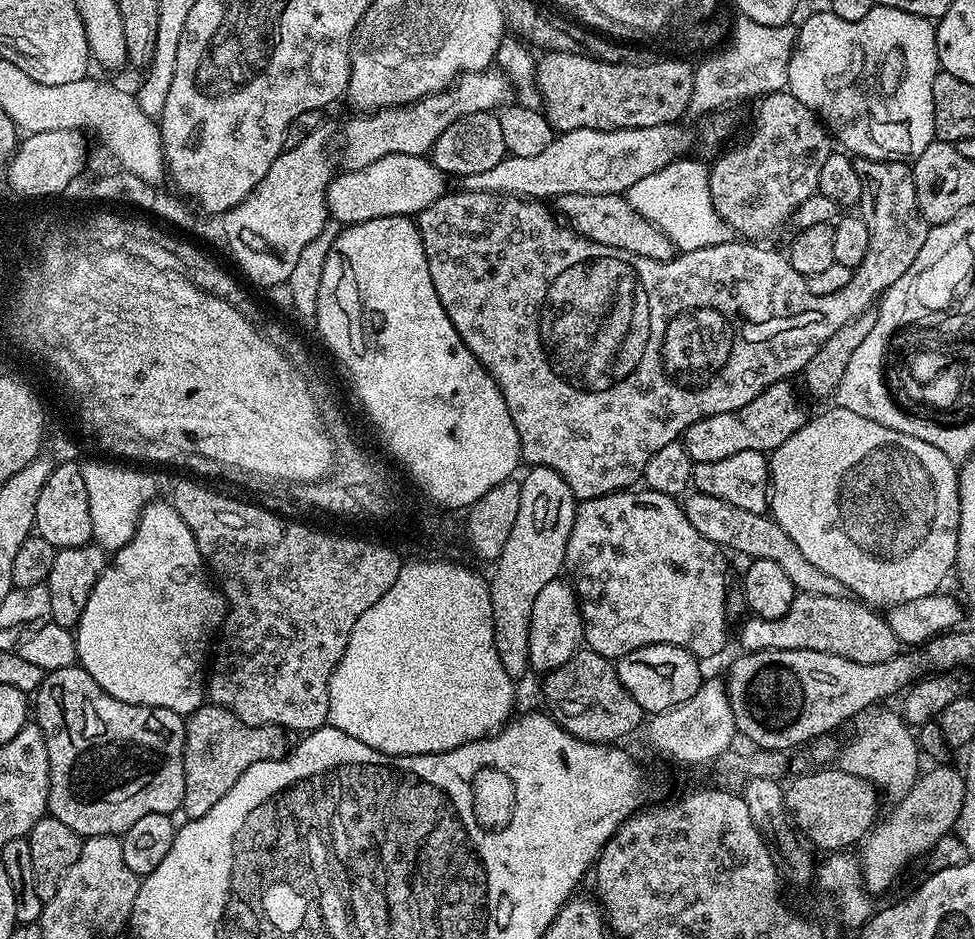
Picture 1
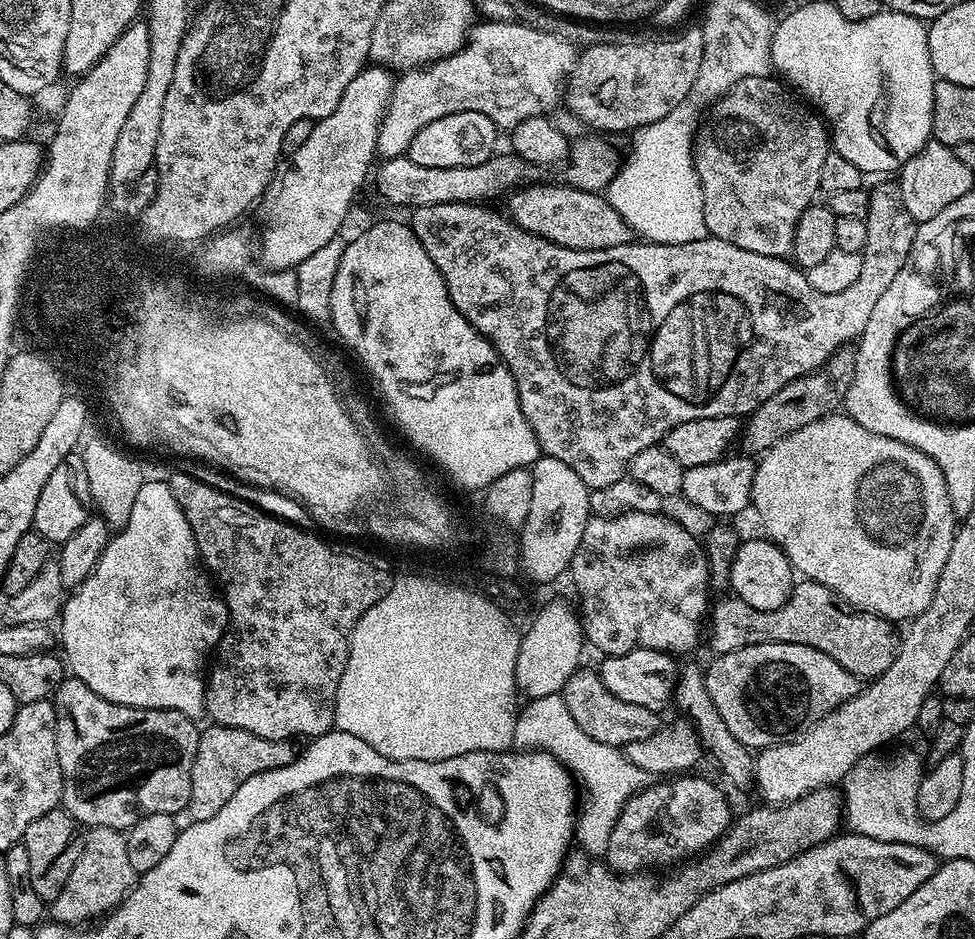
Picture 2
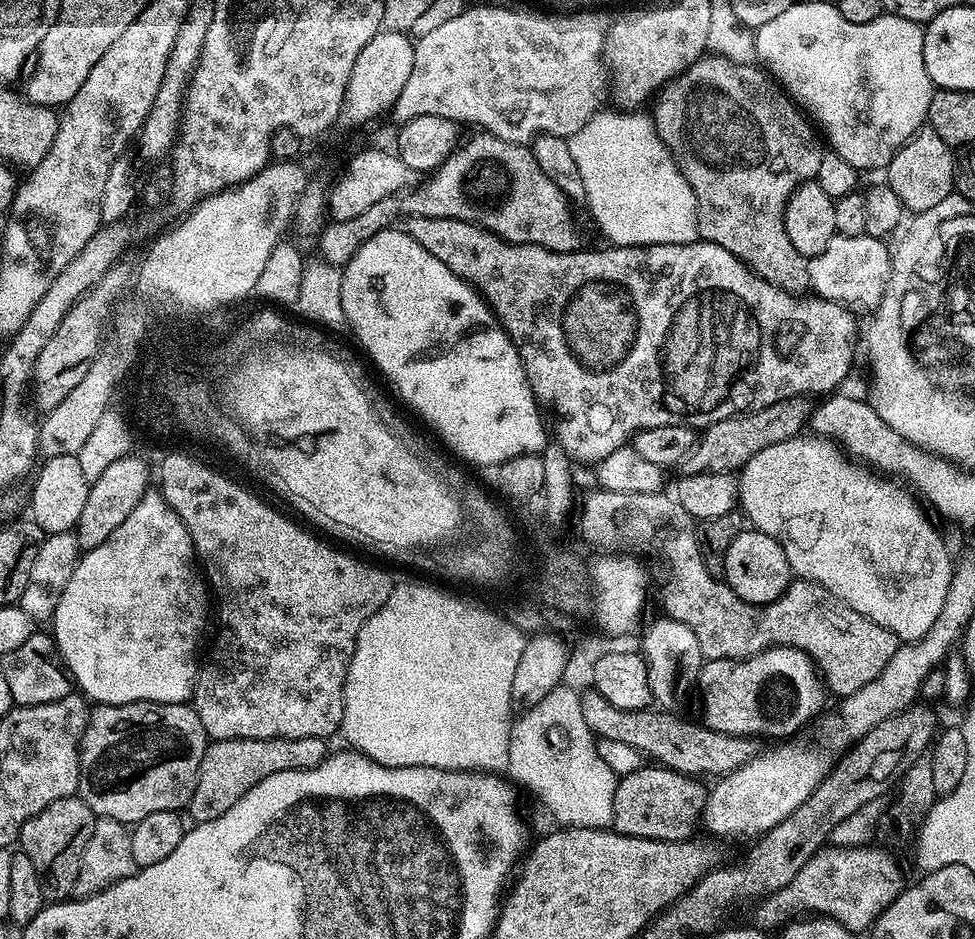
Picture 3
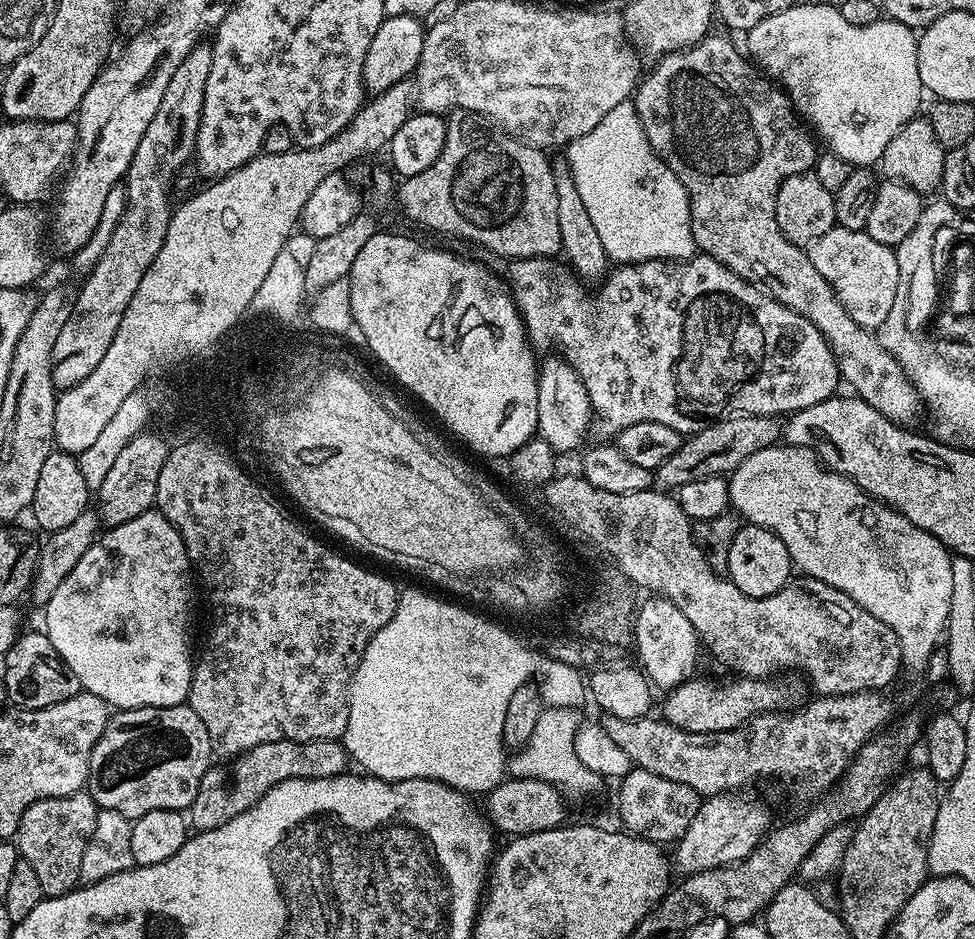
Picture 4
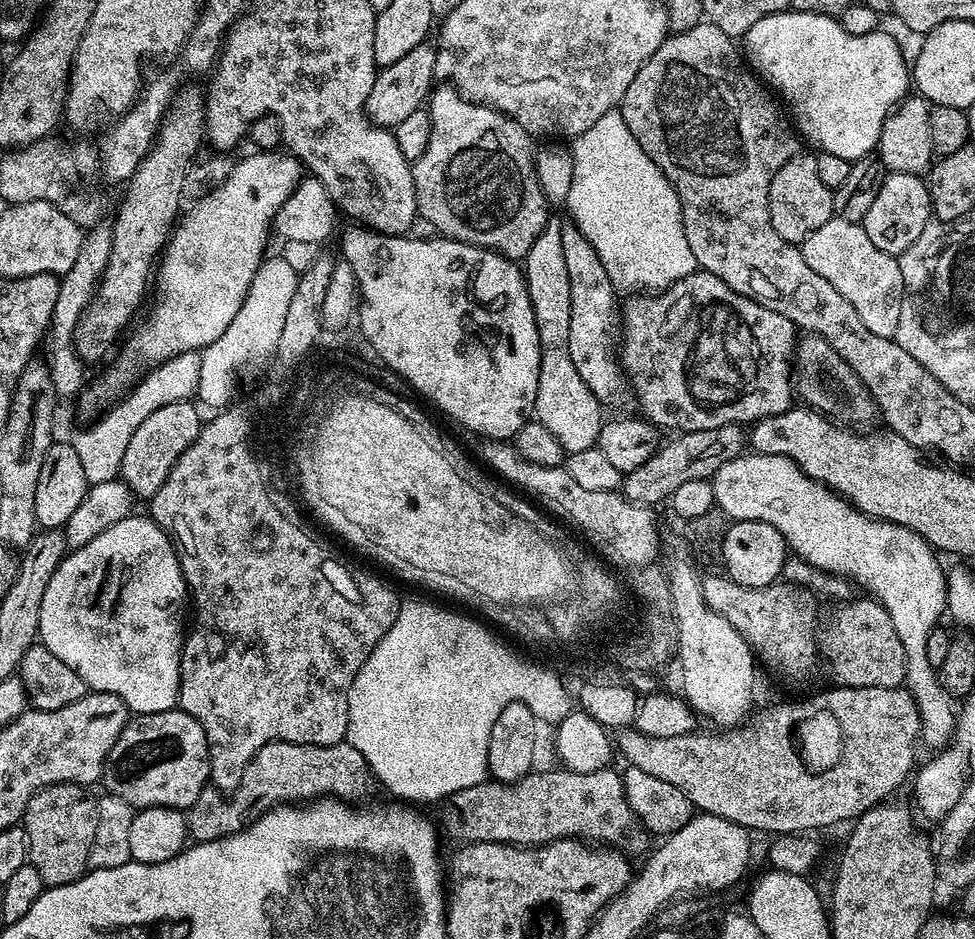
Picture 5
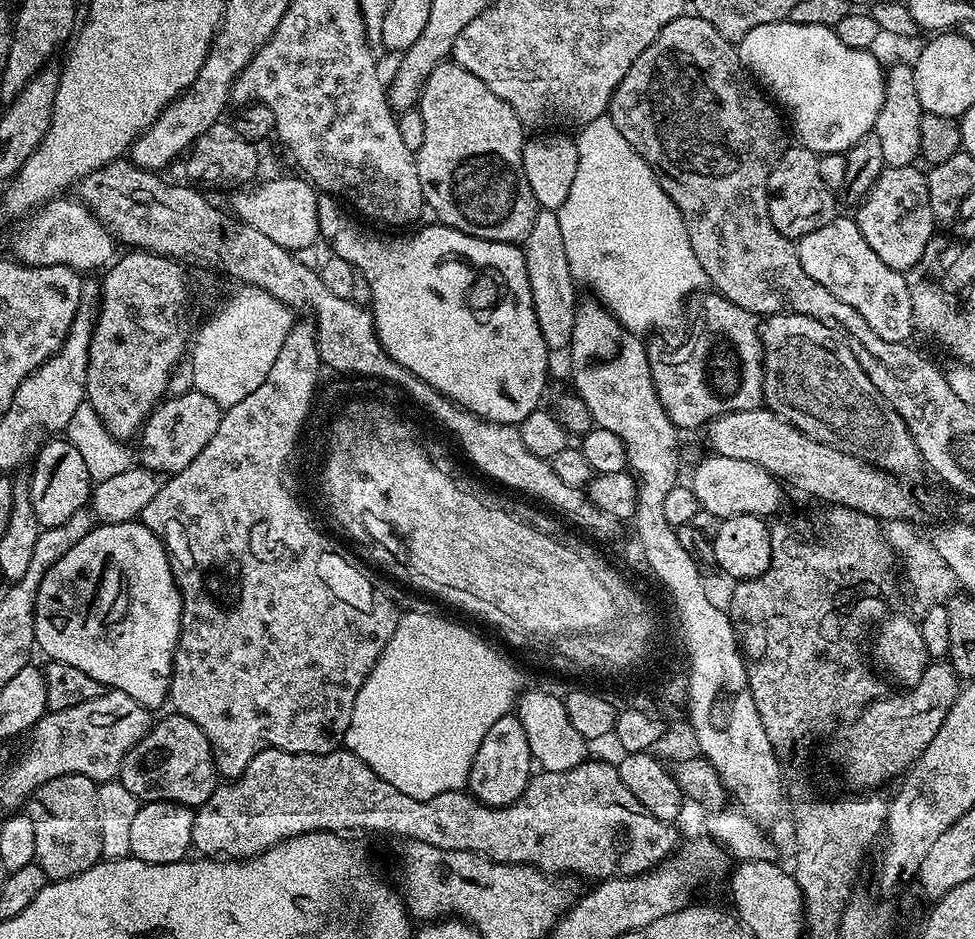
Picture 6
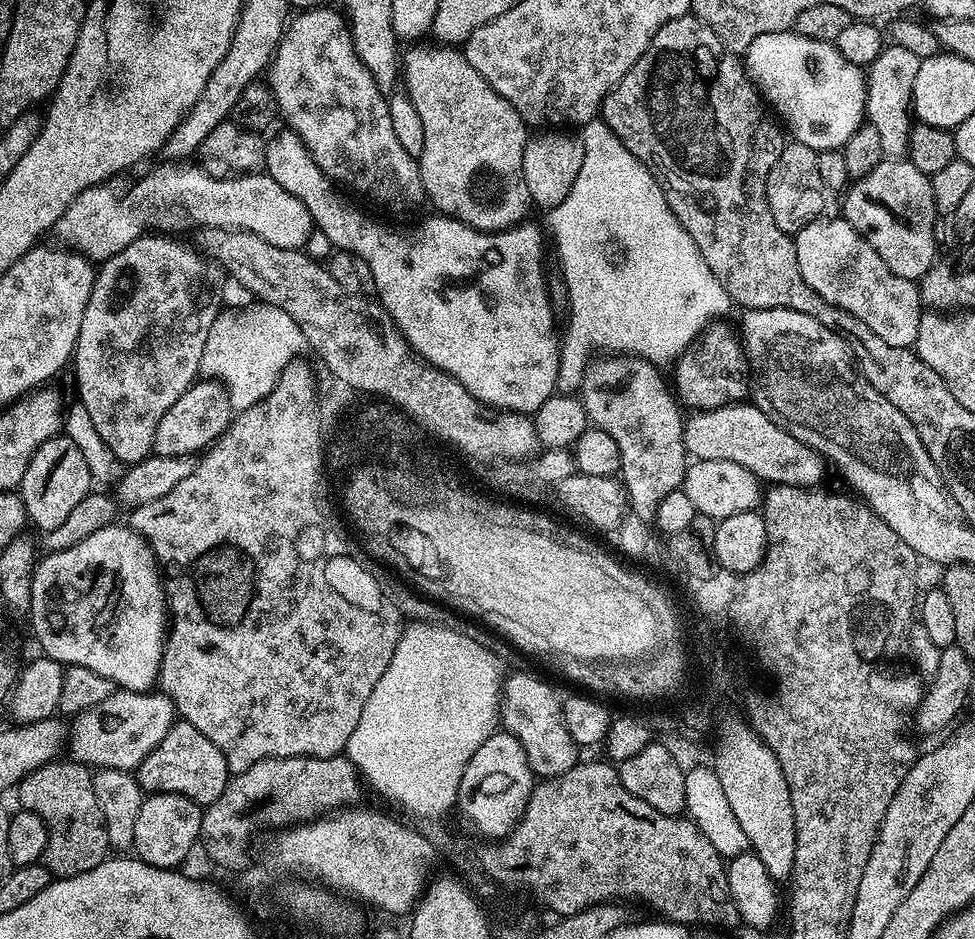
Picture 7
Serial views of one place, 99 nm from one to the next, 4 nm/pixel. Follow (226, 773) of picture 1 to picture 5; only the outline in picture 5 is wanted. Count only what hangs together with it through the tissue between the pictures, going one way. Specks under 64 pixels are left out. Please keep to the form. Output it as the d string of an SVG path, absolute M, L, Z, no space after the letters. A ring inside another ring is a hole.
M270 742L250 758L246 766L246 774L242 774L242 782L231 794L219 792L211 786L198 794L188 809L188 835L193 841L221 840L223 836L232 836L235 832L243 832L248 825L264 815L269 808L275 808L283 802L311 802L317 798L332 797L345 802L360 802L363 796L368 796L378 788L378 781L368 768L366 758L354 750L354 746L347 742L331 744L330 746L310 746L309 744L295 744L294 742Z

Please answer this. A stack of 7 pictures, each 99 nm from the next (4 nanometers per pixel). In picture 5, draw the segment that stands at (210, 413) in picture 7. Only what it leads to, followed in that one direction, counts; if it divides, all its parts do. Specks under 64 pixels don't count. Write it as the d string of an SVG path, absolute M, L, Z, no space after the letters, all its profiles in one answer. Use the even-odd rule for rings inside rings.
M179 400L170 406L162 406L162 410L154 410L138 430L134 430L134 438L130 438L130 446L126 448L126 455L122 458L119 479L123 480L131 490L133 497L151 501L158 490L162 490L162 482L170 474L174 462L182 452L185 452L194 440L198 438L202 427L200 420L201 409L195 403Z

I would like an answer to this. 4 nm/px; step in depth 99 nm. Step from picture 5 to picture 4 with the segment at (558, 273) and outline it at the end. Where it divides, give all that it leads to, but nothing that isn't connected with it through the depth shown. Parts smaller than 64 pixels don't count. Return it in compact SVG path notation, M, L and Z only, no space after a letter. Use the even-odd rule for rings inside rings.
M548 354L541 359L537 369L538 388L538 428L541 439L550 443L557 455L577 450L585 443L584 436L591 429L594 417L589 394L585 384L578 378L577 372L570 366L568 360L558 354Z

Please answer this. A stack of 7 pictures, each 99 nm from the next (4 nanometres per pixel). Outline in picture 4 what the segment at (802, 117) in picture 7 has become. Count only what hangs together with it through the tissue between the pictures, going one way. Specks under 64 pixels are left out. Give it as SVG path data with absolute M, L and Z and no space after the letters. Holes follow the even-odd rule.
M796 2L747 29L746 36L746 52L751 63L763 75L778 82L787 92L792 107L811 125L815 135L828 143L825 144L827 151L838 154L838 158L846 158L848 164L875 165L886 146L890 146L890 138L894 138L906 122L917 119L919 112L916 111L922 97L916 53L918 36L913 29L896 20L881 18L870 26L850 26L839 8L802 6Z

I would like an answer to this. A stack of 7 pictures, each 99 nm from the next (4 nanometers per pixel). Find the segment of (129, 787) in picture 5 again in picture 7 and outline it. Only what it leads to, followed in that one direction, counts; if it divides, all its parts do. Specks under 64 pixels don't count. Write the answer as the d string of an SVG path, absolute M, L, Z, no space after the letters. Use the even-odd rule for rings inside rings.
M177 722L166 734L166 738L150 750L148 757L135 769L134 775L145 793L173 792L190 798L194 803L207 806L222 798L222 790L226 790L230 773L226 766L226 758L202 730L194 730L194 726Z

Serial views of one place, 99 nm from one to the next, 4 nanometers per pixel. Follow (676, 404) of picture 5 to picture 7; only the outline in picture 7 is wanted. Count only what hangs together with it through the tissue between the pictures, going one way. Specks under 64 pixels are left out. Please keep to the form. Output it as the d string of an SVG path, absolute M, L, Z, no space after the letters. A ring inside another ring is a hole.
M709 327L707 331L699 337L698 343L691 350L679 357L675 363L676 384L674 380L674 392L685 405L689 404L689 409L703 410L705 408L721 408L723 404L735 404L743 401L746 396L746 365L741 345L737 337L732 336L724 328Z

